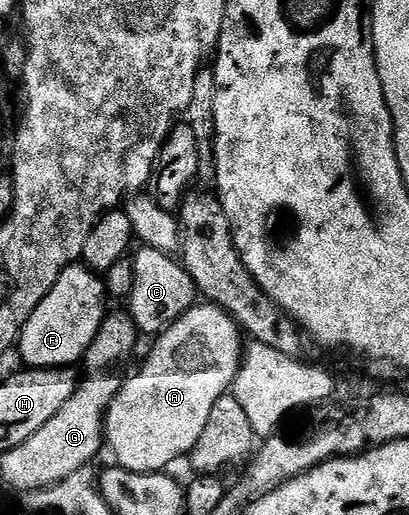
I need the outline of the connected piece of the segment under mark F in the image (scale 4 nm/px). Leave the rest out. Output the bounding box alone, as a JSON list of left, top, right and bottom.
[18,263,106,369]

